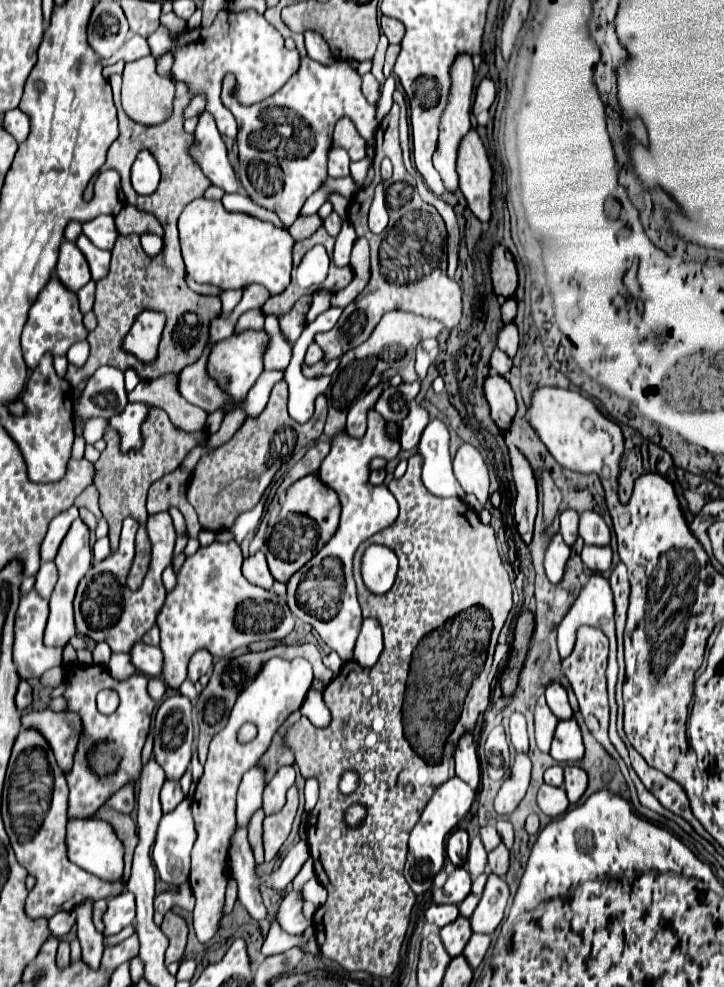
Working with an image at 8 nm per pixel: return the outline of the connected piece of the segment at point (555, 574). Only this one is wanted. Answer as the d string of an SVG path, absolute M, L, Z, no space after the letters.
M557 534L545 552L545 572L553 584L559 584L563 580L569 556L571 556L571 548Z

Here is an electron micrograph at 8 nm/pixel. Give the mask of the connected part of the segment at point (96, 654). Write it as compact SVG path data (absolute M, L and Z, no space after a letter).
M99 642L93 650L93 660L95 664L101 664L101 666L107 666L109 664L109 658L111 658L111 648L105 644L105 642Z

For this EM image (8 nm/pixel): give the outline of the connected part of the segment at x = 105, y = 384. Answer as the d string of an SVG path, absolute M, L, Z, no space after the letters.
M101 366L89 376L85 388L75 398L75 410L81 422L101 416L109 418L123 412L127 404L127 392L123 384L123 372L119 368Z

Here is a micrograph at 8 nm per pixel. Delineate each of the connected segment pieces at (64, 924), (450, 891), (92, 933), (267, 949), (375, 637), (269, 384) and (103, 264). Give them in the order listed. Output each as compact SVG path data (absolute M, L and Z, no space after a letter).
M57 912L55 916L49 918L49 930L53 936L63 936L71 930L71 926L75 924L75 912Z
M455 868L455 872L447 878L443 890L449 896L449 902L453 904L459 904L461 900L465 900L465 896L469 896L469 890L471 890L469 872L465 868Z
M83 900L77 908L77 936L83 948L83 960L97 968L101 966L101 952L103 952L103 934L99 934L93 926L93 900Z
M269 916L271 928L269 934L263 942L263 954L279 954L279 952L287 952L293 947L299 947L305 950L306 943L303 941L302 935L290 935L281 928L281 924L277 922L277 916Z
M367 618L363 620L361 634L356 640L353 659L361 666L375 666L379 654L383 652L383 634L377 620Z
M265 370L265 372L257 378L255 386L247 393L247 398L239 404L239 408L245 409L246 407L245 411L249 417L258 416L259 412L265 408L267 400L269 400L271 388L273 388L279 380L283 380L283 374L285 374L285 370L271 370L271 372Z
M81 234L75 242L79 246L79 250L85 254L87 262L89 262L89 268L91 268L91 276L95 282L99 282L101 278L107 276L109 272L109 258L111 258L111 252L101 252L99 248L93 248L93 244L89 244L89 238L85 234Z

